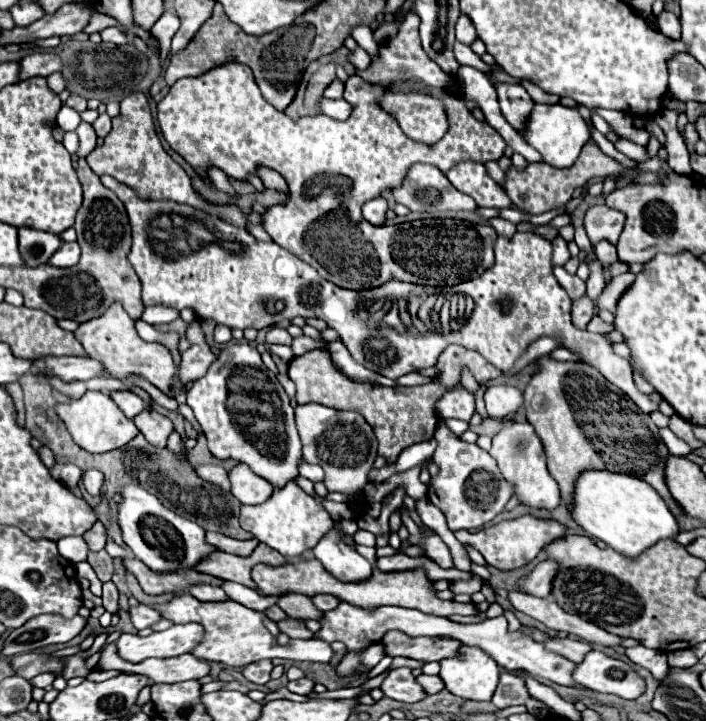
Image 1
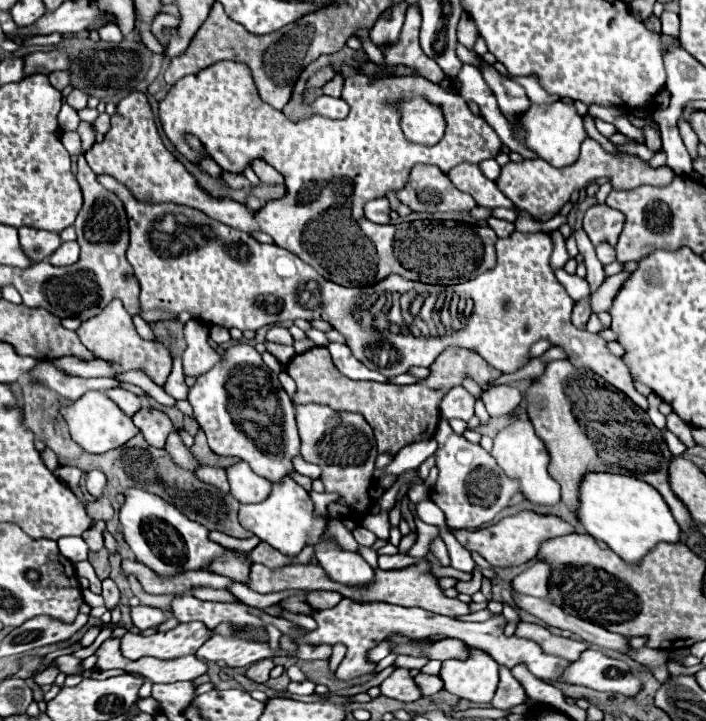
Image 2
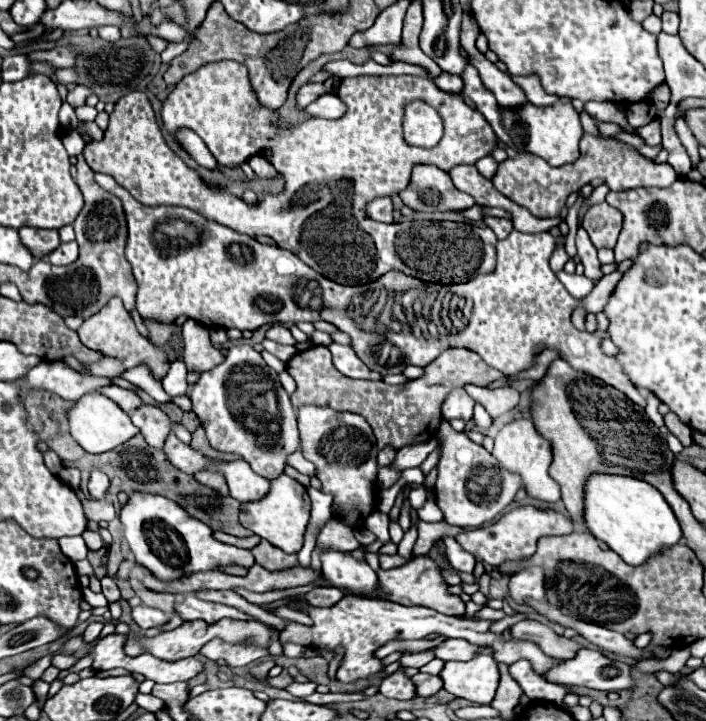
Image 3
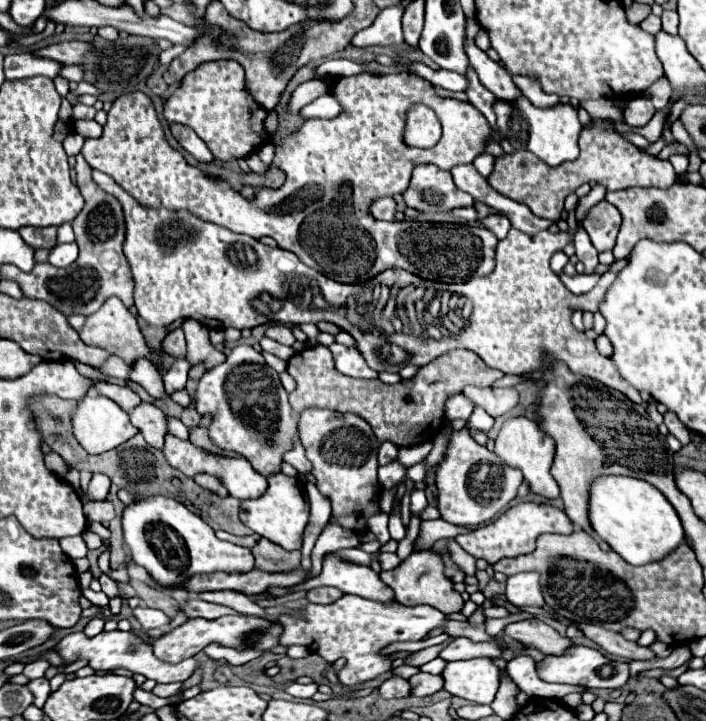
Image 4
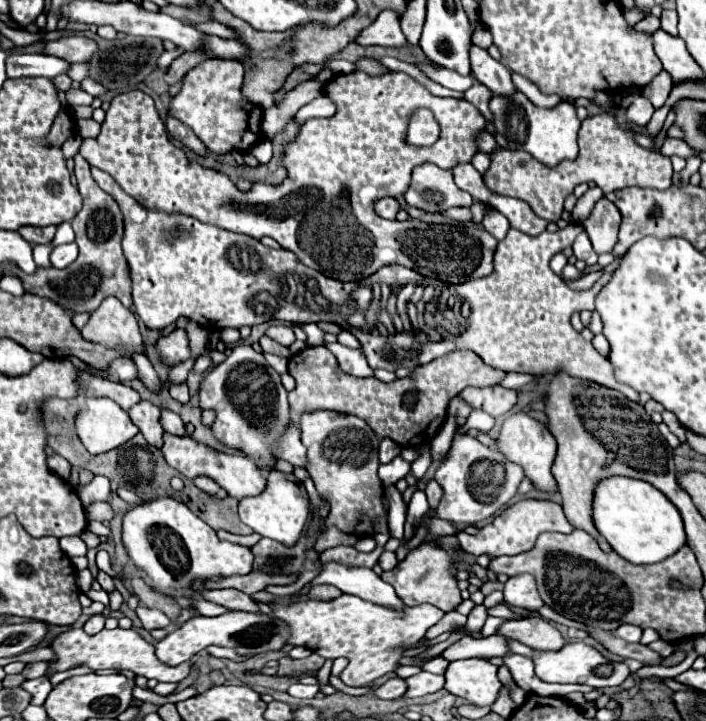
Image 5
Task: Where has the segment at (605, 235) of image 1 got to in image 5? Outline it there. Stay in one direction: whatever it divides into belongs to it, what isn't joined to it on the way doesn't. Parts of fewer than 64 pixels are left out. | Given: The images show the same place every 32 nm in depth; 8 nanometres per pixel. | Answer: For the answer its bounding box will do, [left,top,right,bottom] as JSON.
[584,196,620,254]

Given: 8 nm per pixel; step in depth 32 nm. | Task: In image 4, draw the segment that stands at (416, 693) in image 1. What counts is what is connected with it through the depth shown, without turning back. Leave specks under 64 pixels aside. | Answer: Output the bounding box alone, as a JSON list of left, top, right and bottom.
[378,676,410,698]

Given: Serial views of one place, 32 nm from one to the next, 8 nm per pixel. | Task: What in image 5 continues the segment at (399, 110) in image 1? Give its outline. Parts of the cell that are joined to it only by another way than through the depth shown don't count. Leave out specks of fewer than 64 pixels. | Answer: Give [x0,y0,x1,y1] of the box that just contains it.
[408,110,440,146]

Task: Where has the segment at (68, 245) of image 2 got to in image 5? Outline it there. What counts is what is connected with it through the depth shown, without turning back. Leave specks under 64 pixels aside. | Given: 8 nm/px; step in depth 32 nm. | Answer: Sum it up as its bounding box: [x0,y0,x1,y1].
[50,242,78,268]

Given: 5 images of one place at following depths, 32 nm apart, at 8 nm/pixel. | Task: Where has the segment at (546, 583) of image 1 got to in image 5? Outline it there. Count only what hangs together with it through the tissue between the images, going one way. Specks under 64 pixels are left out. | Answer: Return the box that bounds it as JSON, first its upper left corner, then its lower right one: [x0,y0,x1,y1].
[504,574,544,610]

